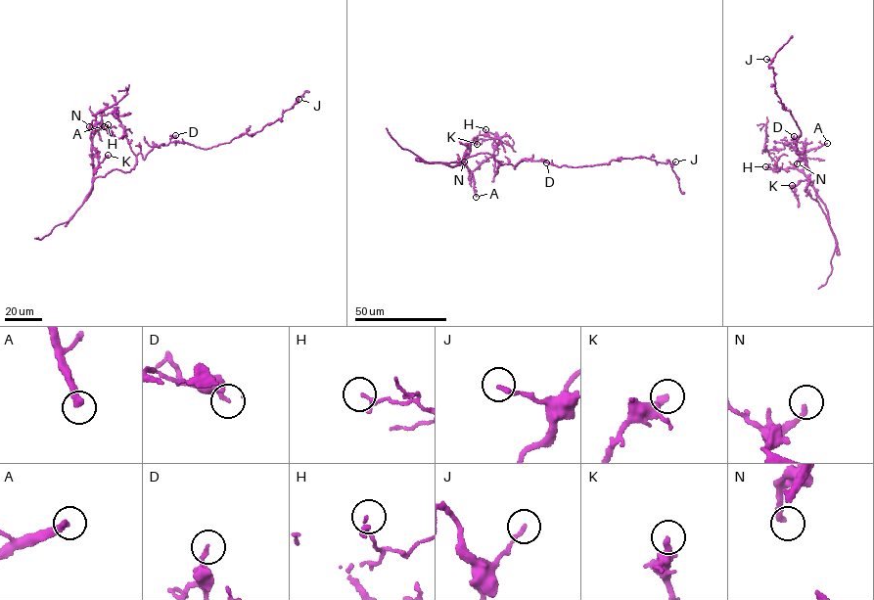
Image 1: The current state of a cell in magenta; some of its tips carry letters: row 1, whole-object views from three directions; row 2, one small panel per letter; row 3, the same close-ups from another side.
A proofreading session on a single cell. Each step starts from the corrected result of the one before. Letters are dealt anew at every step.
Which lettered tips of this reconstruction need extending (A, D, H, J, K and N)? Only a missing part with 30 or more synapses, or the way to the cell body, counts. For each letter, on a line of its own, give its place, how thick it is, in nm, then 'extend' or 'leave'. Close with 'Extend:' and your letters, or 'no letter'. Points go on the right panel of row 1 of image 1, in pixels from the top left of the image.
A: (827, 143) | 320 nm | extend
D: (794, 136) | 180 nm | leave
H: (765, 166) | 170 nm | leave
J: (766, 59) | 180 nm | leave
K: (792, 185) | 240 nm | leave
N: (797, 163) | 220 nm | leave
Extend: A

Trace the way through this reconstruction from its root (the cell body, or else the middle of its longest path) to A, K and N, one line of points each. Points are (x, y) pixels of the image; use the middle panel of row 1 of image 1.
A: (502, 164), (486, 153), (442, 162), (452, 167), (465, 162), (473, 178), (476, 197)
K: (502, 164), (486, 153), (442, 162), (452, 167), (459, 165), (466, 144), (477, 144)
N: (502, 164), (486, 153), (442, 162), (452, 167), (462, 163), (466, 157), (464, 161)

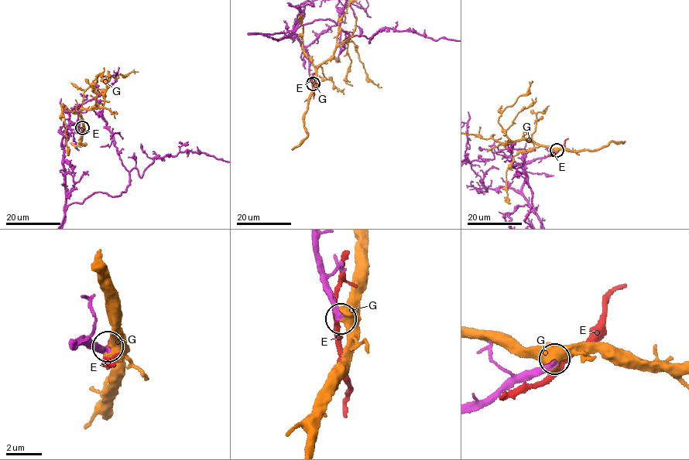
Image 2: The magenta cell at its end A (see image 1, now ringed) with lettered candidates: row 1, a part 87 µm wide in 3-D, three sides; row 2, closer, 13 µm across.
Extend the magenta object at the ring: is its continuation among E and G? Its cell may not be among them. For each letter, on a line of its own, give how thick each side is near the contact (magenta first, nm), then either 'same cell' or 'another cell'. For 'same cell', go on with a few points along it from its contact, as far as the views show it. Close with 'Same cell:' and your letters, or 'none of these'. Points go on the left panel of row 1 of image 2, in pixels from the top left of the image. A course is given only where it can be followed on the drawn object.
E: 320 nm thick on the magenta side, 260 nm on the other; another cell
G: 380 nm thick on the magenta side, 700 nm on the other; another cell
Same cell: none of these

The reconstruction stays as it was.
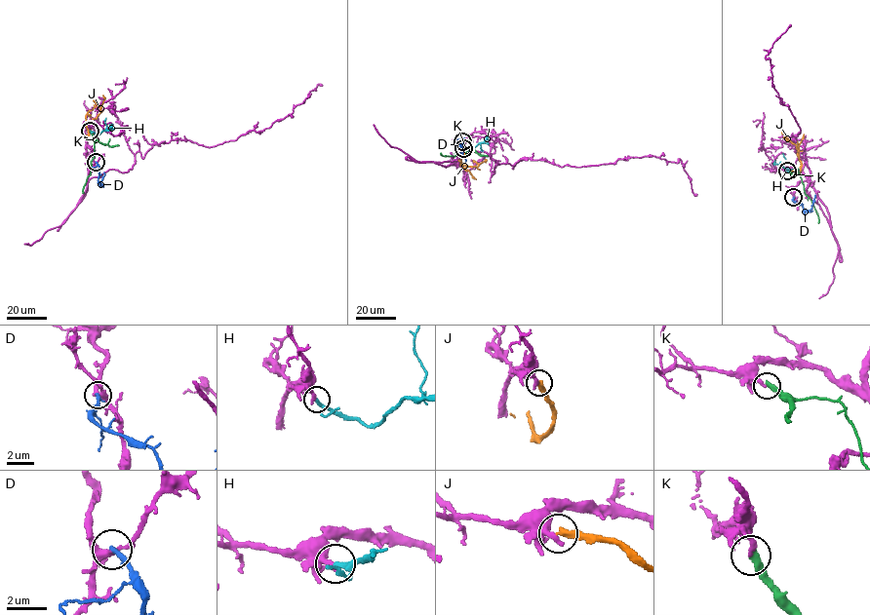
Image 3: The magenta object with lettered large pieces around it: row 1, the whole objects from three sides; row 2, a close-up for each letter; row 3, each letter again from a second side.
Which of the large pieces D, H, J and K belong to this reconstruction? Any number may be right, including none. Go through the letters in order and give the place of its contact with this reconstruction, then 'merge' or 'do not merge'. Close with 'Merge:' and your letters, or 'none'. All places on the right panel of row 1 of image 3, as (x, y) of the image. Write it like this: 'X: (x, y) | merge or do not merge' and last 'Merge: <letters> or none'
D: (793, 197) | do not merge
H: (787, 171) | merge
J: (787, 170) | do not merge
K: (787, 171) | do not merge
Merge: H

